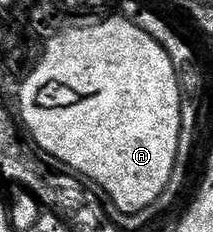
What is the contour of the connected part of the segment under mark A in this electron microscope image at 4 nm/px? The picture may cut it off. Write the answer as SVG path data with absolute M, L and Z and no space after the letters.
M129 17L122 22L110 22L110 26L98 26L98 30L78 30L75 34L65 34L62 38L54 38L54 42L50 42L50 50L46 50L46 62L42 62L38 74L34 74L34 78L30 78L30 83L26 86L26 94L22 94L22 106L26 106L26 114L20 119L20 122L25 133L32 139L33 145L41 153L55 158L59 162L72 164L72 168L76 168L88 180L94 180L96 185L104 188L104 192L109 198L109 205L119 215L134 214L130 216L138 216L149 211L153 207L150 205L169 188L170 177L174 174L174 165L180 161L178 152L180 128L182 127L180 84L176 76L176 68L172 64L168 52L164 52L161 44L152 40L152 36L148 36L148 32L141 30Z

